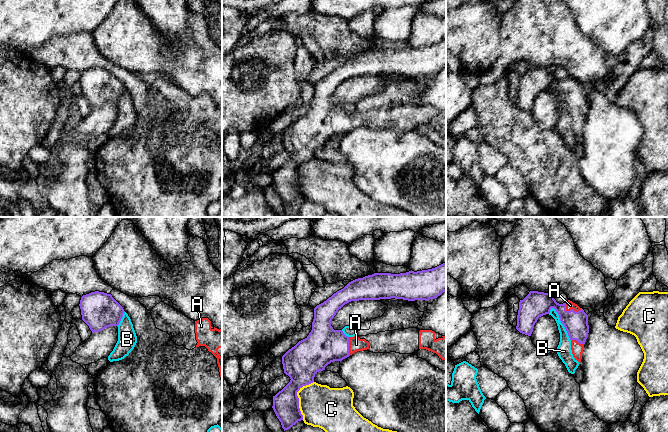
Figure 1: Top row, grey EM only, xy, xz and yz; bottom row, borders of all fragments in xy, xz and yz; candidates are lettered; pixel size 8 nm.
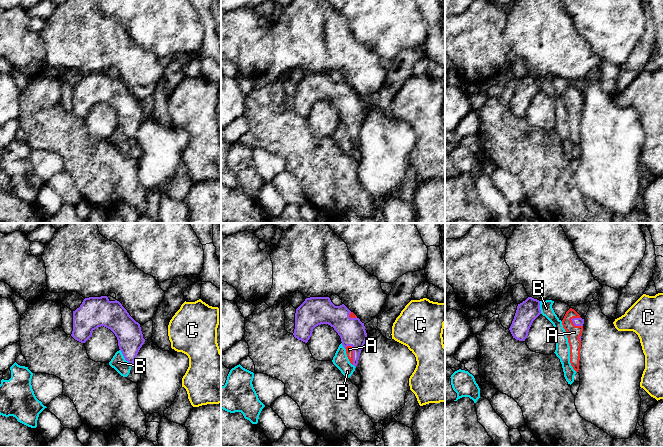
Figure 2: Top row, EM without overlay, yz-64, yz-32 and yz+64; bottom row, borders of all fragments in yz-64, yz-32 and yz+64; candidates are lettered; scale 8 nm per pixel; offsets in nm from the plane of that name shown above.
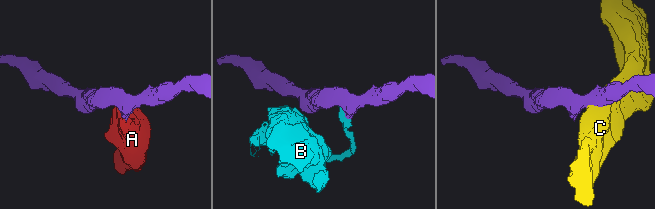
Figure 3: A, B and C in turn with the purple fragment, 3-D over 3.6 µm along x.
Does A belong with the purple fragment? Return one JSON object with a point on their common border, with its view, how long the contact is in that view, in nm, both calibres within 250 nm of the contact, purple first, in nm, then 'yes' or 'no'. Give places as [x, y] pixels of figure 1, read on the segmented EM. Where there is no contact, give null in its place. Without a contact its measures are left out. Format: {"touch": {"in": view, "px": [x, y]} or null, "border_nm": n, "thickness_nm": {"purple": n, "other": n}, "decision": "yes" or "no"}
{"touch": {"in": "yz", "px": [571, 309]}, "border_nm": 140, "thickness_nm": {"purple": 190, "other": 70}, "decision": "yes"}

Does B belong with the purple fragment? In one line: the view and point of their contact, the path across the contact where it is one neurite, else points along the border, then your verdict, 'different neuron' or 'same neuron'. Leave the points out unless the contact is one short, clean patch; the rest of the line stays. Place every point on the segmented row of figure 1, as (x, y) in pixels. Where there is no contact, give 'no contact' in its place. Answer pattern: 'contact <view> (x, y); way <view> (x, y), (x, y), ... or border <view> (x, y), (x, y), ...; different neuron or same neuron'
contact yz (561, 322); different neuron

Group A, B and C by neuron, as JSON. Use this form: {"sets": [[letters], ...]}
{"sets": [["A"], ["B"], ["C"]]}

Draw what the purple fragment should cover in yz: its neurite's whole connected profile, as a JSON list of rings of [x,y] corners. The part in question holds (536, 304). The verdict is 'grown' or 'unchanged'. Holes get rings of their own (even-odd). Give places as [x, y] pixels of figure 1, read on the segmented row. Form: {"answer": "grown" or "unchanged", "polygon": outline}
{"answer": "grown", "polygon": [[[530,291],[519,302],[516,329],[522,334],[531,336],[538,318],[549,314],[552,308],[558,313],[568,333],[573,357],[580,363],[589,333],[588,315],[572,301],[559,304],[554,299],[553,293]]]}

